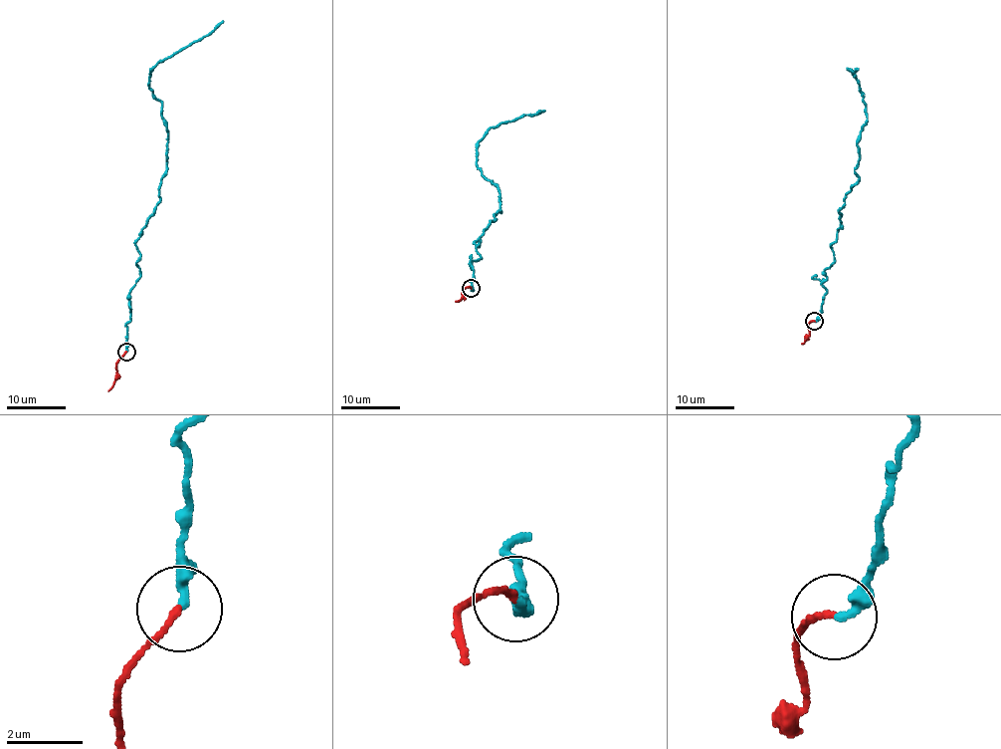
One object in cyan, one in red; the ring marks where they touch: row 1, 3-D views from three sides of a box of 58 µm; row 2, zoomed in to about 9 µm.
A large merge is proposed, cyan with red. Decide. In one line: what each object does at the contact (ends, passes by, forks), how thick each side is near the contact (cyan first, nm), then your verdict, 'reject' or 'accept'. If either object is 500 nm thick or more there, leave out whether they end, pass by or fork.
cyan ends there; red ends there; 200 nm thick on the cyan side, 160 nm on the other; accept

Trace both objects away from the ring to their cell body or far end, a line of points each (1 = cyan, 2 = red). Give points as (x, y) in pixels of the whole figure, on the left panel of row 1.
1: (125, 352), (129, 292), (139, 274), (136, 240), (159, 200), (165, 164), (165, 124), (149, 72), (224, 22)
2: (125, 352), (118, 361), (114, 383), (108, 390)

